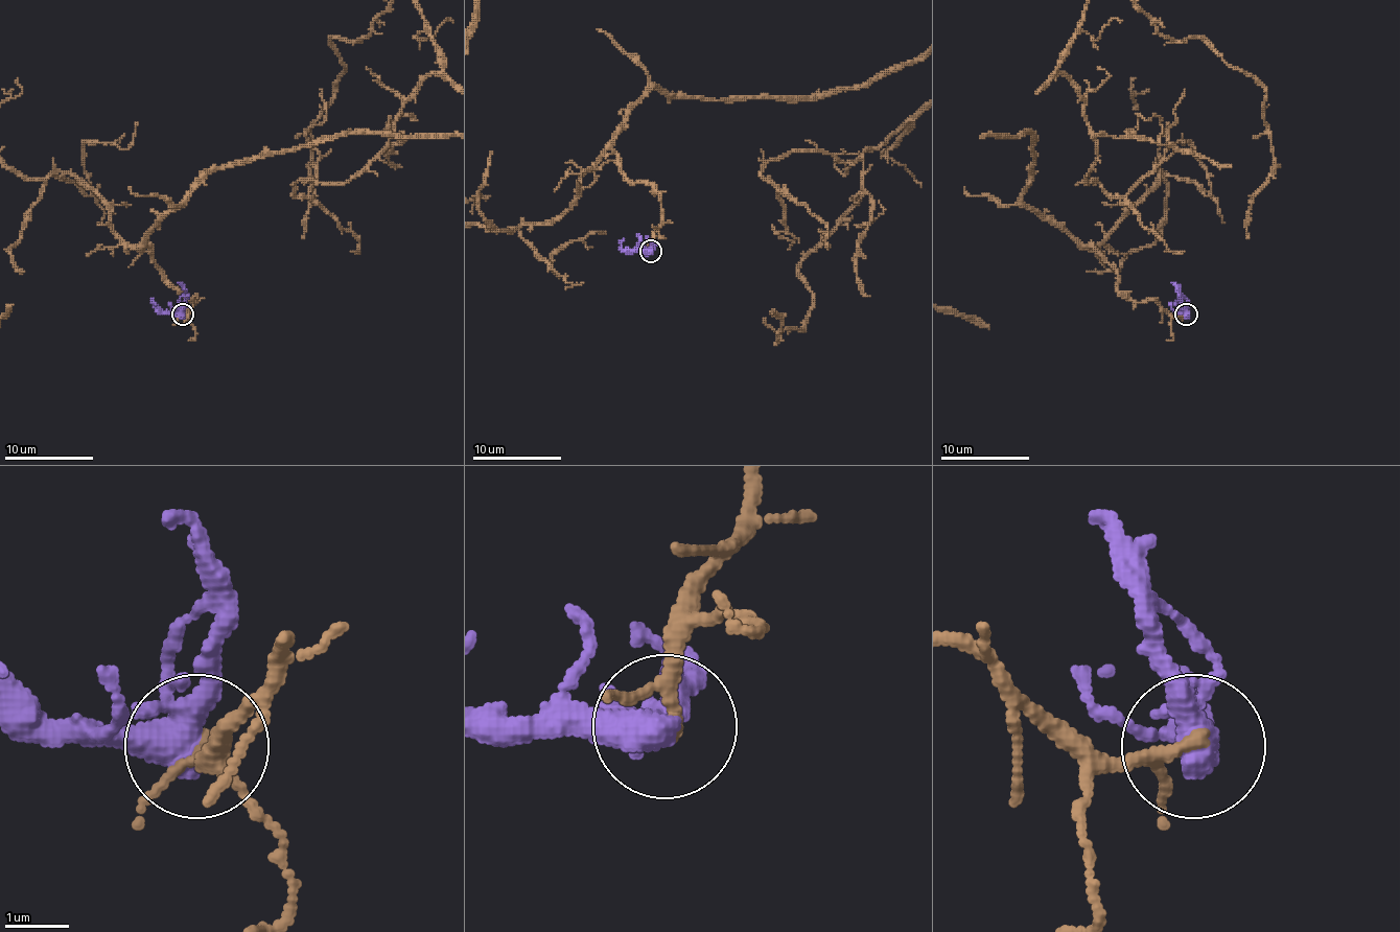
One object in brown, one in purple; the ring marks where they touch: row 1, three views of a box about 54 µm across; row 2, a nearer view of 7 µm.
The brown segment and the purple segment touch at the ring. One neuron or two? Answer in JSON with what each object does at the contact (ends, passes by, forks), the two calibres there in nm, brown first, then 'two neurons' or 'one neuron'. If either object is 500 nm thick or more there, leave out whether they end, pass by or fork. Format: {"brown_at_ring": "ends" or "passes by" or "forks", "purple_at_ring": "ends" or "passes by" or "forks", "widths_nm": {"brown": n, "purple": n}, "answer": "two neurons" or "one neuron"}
{"brown_at_ring": "passes by", "purple_at_ring": "forks", "widths_nm": {"brown": 170, "purple": 400}, "answer": "two neurons"}

